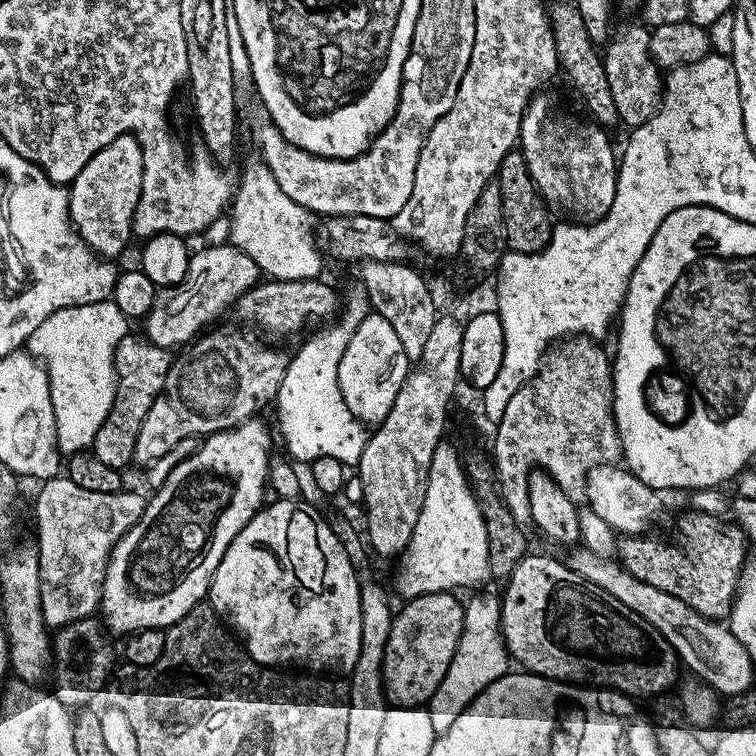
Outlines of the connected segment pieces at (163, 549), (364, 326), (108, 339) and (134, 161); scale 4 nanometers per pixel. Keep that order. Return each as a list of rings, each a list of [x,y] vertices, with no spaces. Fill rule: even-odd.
[[[249,418],[243,424],[236,425],[235,428],[228,428],[224,432],[213,432],[197,447],[194,454],[190,454],[182,462],[178,462],[178,466],[174,466],[174,470],[170,470],[170,478],[166,478],[166,482],[158,485],[153,491],[156,493],[150,496],[150,499],[145,503],[142,518],[138,518],[136,525],[112,547],[112,553],[106,566],[106,578],[104,579],[104,589],[100,595],[99,606],[99,611],[104,612],[104,616],[102,615],[103,623],[109,629],[112,627],[114,631],[124,632],[123,634],[139,632],[141,628],[164,630],[169,624],[177,624],[192,607],[207,597],[208,585],[212,582],[214,570],[218,566],[218,562],[222,562],[230,542],[234,542],[234,538],[240,533],[242,526],[246,526],[246,522],[250,522],[250,518],[254,518],[265,503],[264,488],[266,492],[266,485],[270,480],[270,457],[273,455],[271,452],[272,436],[268,433],[267,426],[260,421],[260,418]]]
[[[369,311],[366,318],[354,330],[346,350],[342,354],[342,362],[338,362],[338,386],[342,390],[342,398],[346,406],[350,406],[350,414],[354,414],[365,426],[381,424],[390,414],[390,406],[394,406],[394,398],[398,398],[398,390],[402,390],[402,382],[410,371],[410,361],[406,350],[402,350],[402,342],[395,332],[394,326],[386,322],[377,312]]]
[[[111,299],[86,306],[70,306],[50,314],[26,345],[48,372],[50,402],[54,406],[56,437],[65,457],[91,449],[94,434],[112,409],[116,397],[114,354],[118,342],[129,335],[130,320]]]
[[[125,134],[114,138],[86,166],[82,166],[79,174],[73,178],[68,193],[68,218],[72,221],[76,233],[83,238],[84,243],[101,258],[116,258],[116,255],[128,244],[128,239],[133,239],[132,219],[140,206],[142,182],[144,181],[144,159],[142,146],[136,141],[135,136]]]

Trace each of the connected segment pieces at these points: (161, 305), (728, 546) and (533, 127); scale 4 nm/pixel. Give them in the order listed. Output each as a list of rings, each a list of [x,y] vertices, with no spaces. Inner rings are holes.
[[[223,243],[204,248],[201,252],[193,251],[188,258],[186,278],[172,287],[161,287],[157,291],[151,310],[142,320],[143,335],[151,344],[169,350],[187,345],[209,327],[207,324],[211,320],[218,319],[227,308],[229,311],[245,292],[256,287],[262,273],[254,258],[233,248],[231,243]]]
[[[693,510],[686,512],[680,520],[680,548],[676,544],[667,548],[656,540],[648,540],[649,538],[632,538],[627,541],[628,548],[619,549],[619,563],[630,574],[634,574],[634,578],[650,586],[658,586],[658,590],[666,590],[666,594],[674,594],[682,598],[682,602],[689,604],[698,614],[709,618],[727,617],[732,611],[733,600],[736,598],[740,572],[750,552],[748,551],[750,550],[749,540],[736,522],[729,522],[727,519]]]
[[[543,95],[533,96],[524,111],[519,151],[524,153],[536,187],[549,205],[557,204],[580,222],[600,220],[610,210],[616,193],[618,156],[612,153],[609,133],[592,122],[583,124],[572,116],[555,116],[551,102]]]

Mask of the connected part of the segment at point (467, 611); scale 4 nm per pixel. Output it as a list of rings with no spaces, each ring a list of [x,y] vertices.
[[[473,591],[469,595],[472,597],[466,600],[464,604],[464,629],[458,638],[458,650],[450,662],[450,670],[446,670],[446,678],[442,678],[441,684],[438,685],[438,690],[434,690],[434,694],[427,702],[426,707],[430,714],[430,726],[434,726],[434,730],[438,734],[450,730],[450,726],[454,723],[454,718],[458,718],[458,714],[466,711],[474,702],[474,698],[478,694],[482,694],[482,690],[486,690],[486,686],[490,686],[498,678],[508,675],[510,671],[508,648],[504,644],[504,633],[500,631],[501,597],[497,593],[495,596],[494,593],[488,591]]]

